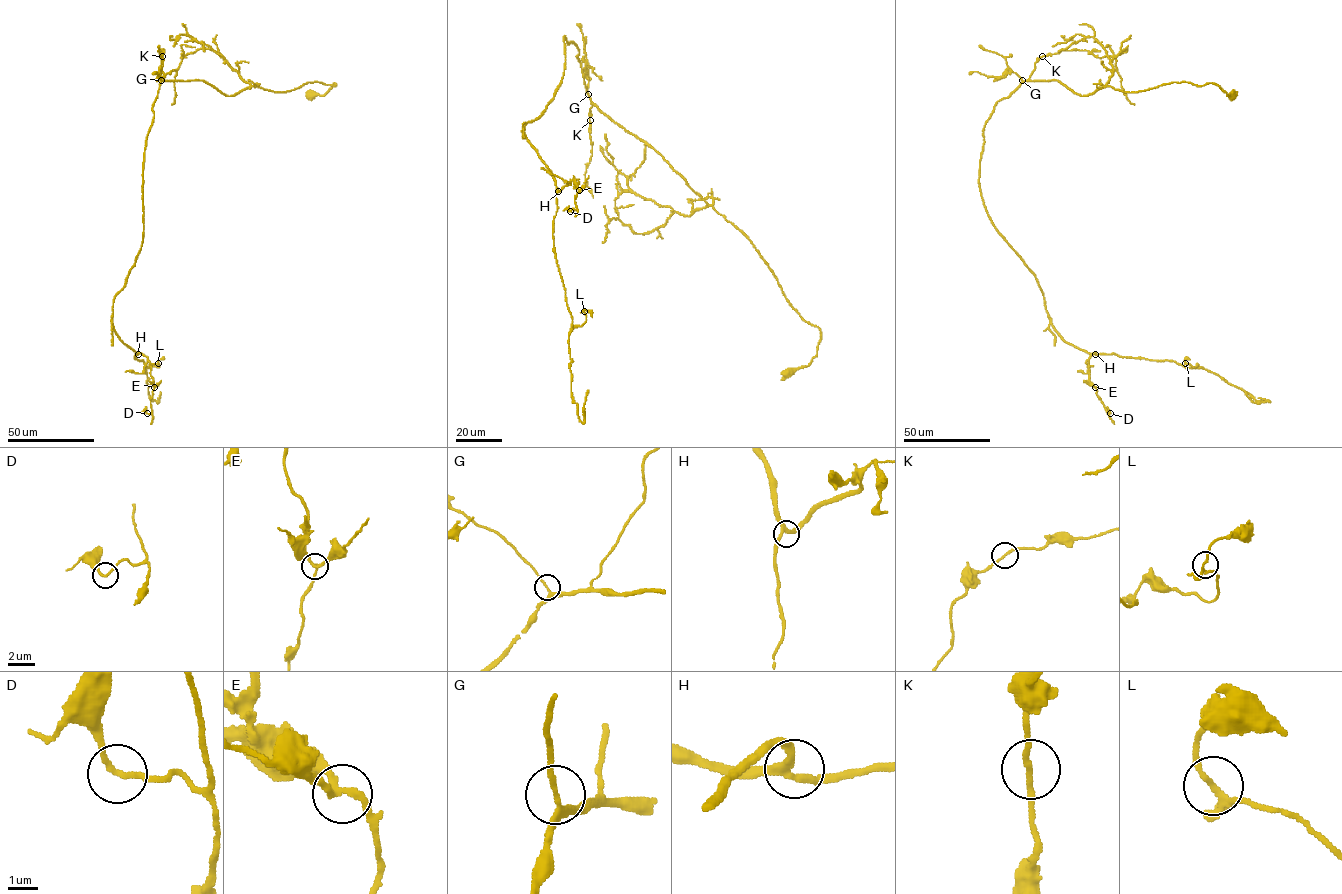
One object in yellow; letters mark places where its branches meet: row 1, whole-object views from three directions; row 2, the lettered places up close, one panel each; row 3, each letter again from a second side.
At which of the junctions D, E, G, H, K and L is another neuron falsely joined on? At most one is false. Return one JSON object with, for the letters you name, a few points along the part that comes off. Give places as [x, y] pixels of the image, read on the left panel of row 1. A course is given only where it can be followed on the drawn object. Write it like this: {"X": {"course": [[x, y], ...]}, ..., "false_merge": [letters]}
{"false_merge": []}

